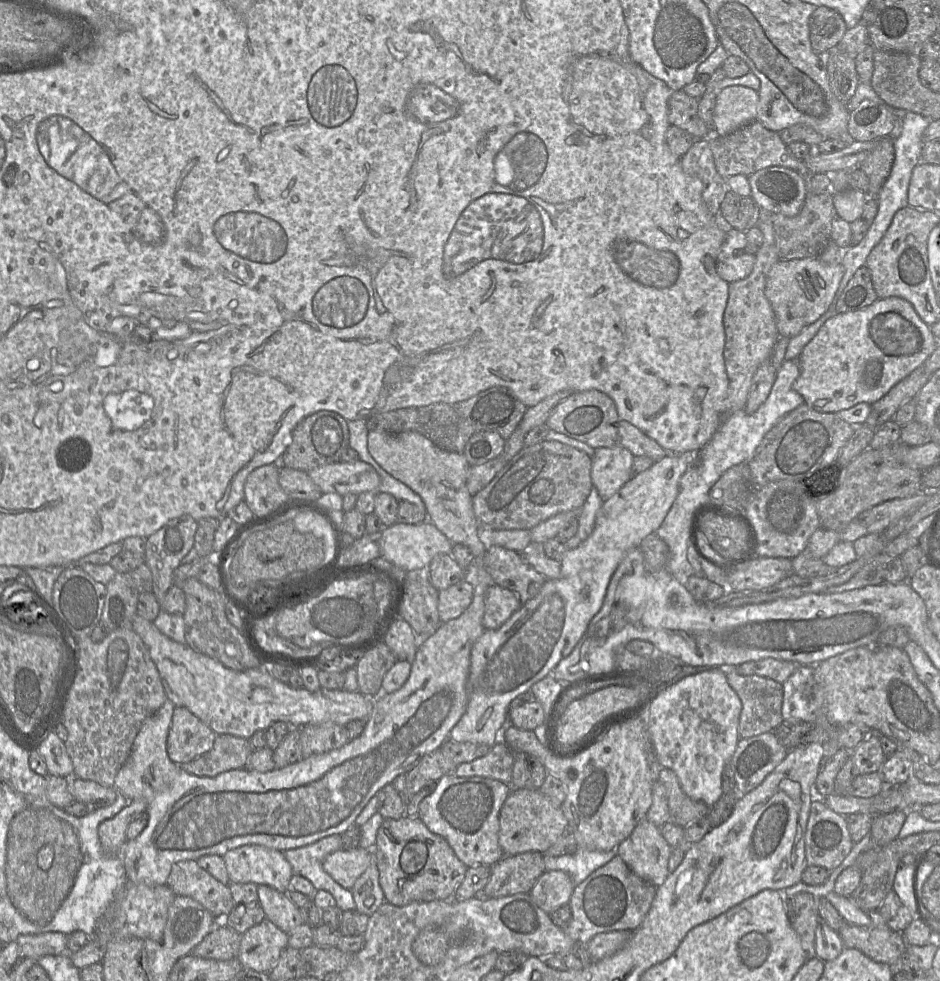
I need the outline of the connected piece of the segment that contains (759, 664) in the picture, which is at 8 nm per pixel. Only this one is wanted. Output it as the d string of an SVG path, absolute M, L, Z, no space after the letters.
M765 658L749 661L737 666L737 672L743 676L757 675L770 678L783 684L800 666L795 662Z

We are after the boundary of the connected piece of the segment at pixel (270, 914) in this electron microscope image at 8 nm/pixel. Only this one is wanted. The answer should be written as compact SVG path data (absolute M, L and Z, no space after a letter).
M258 885L257 894L265 917L283 932L290 934L304 924L299 908L285 893L267 885Z

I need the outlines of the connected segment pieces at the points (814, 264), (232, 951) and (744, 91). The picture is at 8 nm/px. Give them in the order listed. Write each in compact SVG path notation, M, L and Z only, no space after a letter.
M818 257L777 261L767 275L765 296L774 311L780 337L795 337L819 319L832 304L843 275L841 263L826 264Z
M215 925L213 930L192 950L191 955L217 961L237 957L242 935L224 926Z
M729 86L717 94L713 113L714 135L725 136L753 122L759 96L746 86Z

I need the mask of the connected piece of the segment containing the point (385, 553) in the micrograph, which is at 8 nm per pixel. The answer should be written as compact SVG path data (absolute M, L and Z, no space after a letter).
M430 521L420 524L395 523L381 531L381 557L405 571L425 571L438 554L451 554L453 543Z

